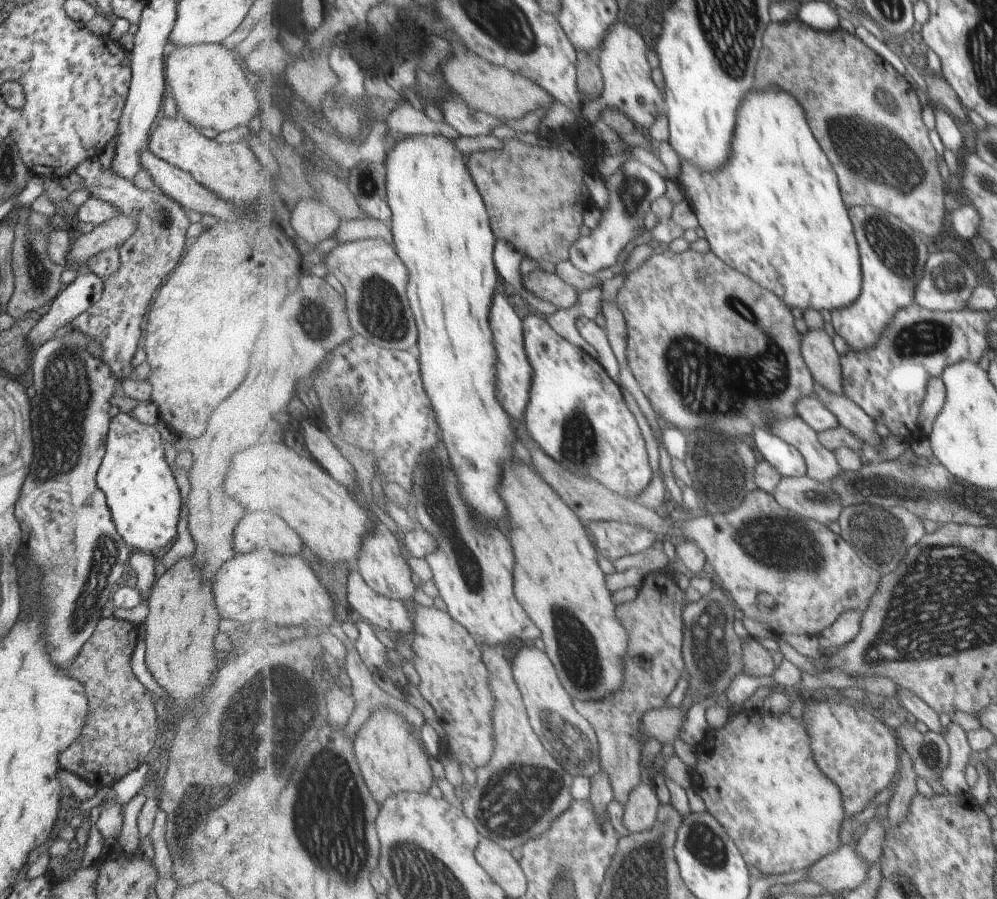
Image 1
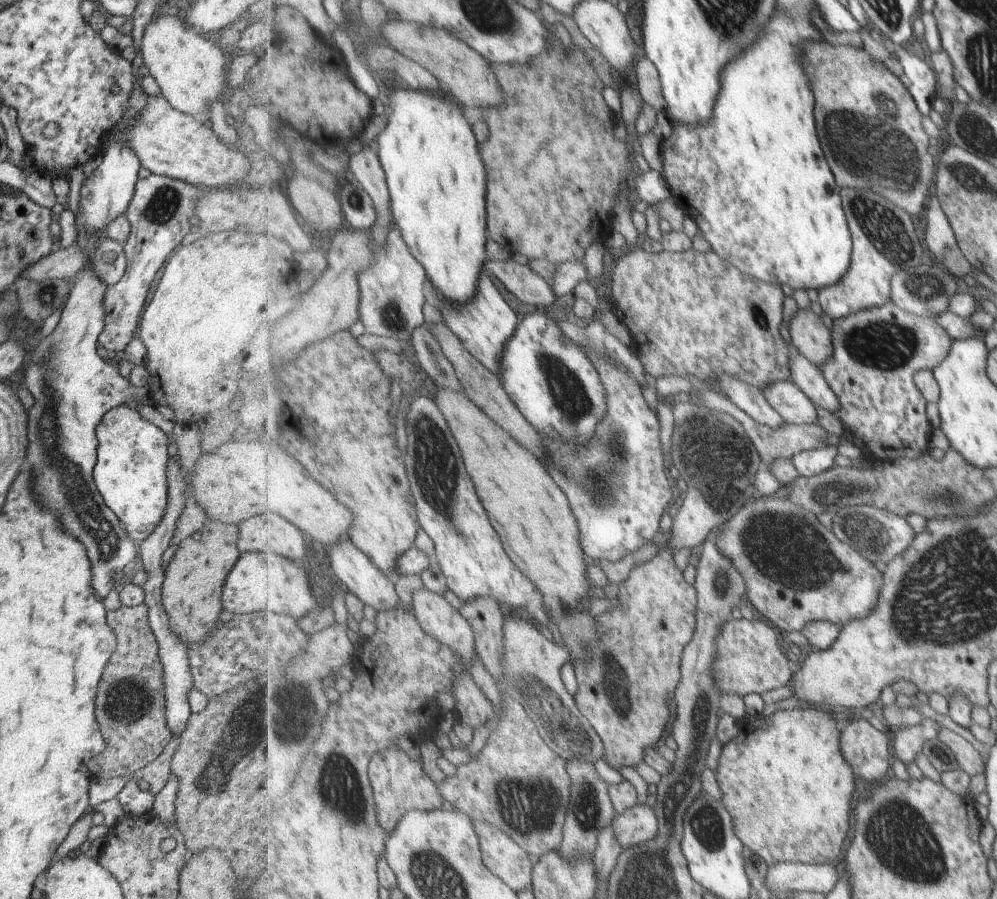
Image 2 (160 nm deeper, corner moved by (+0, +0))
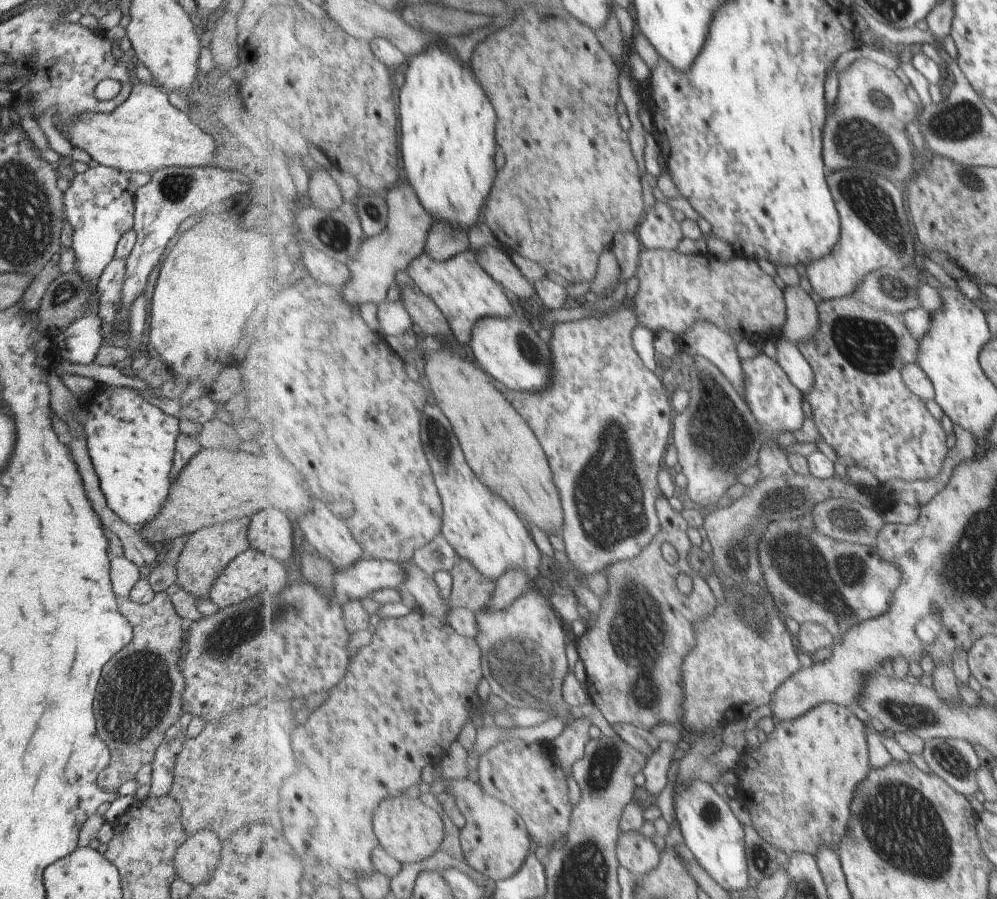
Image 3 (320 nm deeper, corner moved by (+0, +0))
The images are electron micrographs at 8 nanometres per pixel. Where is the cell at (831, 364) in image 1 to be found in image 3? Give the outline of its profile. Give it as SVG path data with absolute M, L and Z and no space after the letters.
M800 285L785 288L788 320L782 335L797 346L812 339L820 325L820 314L815 300Z

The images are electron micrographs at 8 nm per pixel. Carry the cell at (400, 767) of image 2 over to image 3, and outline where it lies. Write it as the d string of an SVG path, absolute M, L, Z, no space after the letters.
M403 793L394 799L386 799L374 816L374 829L380 840L380 847L400 863L421 862L427 856L435 856L443 842L443 820L435 810L417 798Z

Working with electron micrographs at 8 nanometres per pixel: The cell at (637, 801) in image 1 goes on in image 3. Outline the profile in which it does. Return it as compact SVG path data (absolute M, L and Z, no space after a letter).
M638 831L621 832L617 845L620 866L638 878L644 878L648 872L659 868L664 853L659 852L653 838Z

